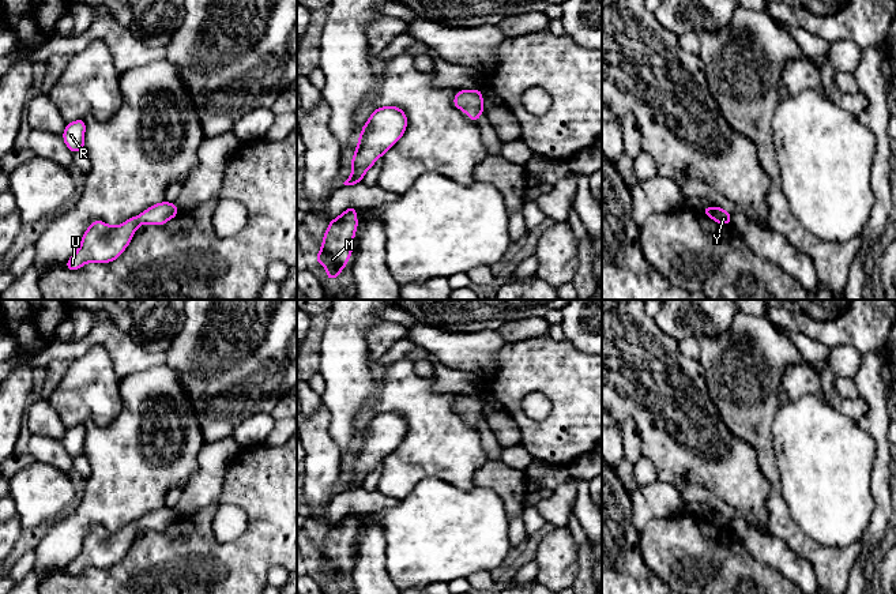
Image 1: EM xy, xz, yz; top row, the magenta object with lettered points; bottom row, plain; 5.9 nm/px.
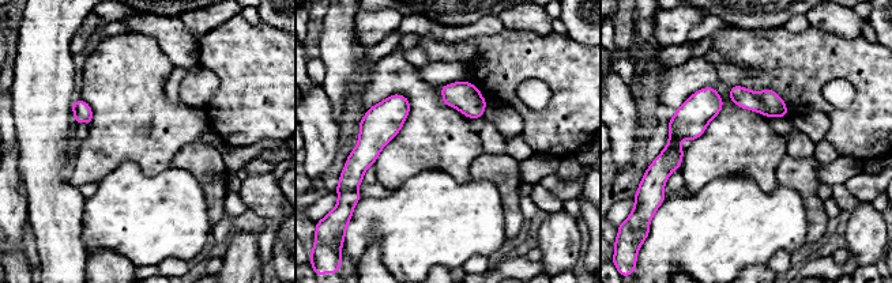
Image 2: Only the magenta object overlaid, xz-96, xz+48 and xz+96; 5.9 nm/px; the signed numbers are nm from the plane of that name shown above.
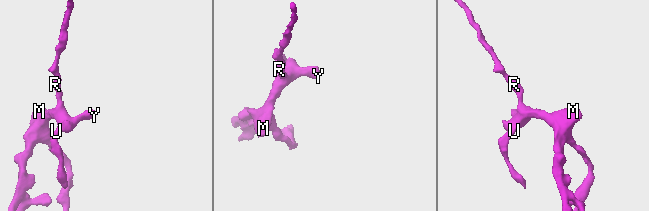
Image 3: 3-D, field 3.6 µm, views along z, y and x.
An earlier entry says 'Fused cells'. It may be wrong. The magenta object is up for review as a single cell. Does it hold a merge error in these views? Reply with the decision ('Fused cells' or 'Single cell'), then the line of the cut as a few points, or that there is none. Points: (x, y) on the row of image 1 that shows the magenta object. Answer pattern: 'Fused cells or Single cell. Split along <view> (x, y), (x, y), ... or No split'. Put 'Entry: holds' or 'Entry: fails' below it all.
Single cell. No split
Entry: fails

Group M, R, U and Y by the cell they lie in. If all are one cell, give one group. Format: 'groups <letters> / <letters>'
groups M R U Y

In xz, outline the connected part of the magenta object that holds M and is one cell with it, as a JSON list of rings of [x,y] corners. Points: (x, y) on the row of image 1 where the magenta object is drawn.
[[[349,207],[338,218],[332,219],[324,233],[323,245],[315,257],[327,271],[325,281],[339,278],[353,253],[353,240],[357,232],[357,207]]]

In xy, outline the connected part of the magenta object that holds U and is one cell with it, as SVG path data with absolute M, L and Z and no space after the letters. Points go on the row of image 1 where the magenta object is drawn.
M165 200L148 207L144 213L129 218L118 226L109 226L103 221L93 221L82 237L79 249L69 257L65 266L71 271L76 271L86 263L113 262L128 247L140 225L165 225L177 214L177 206Z

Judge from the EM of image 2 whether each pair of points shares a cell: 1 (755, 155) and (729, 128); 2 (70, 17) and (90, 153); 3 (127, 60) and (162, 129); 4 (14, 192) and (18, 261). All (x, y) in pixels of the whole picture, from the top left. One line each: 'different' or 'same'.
1: same
2: different
3: same
4: same

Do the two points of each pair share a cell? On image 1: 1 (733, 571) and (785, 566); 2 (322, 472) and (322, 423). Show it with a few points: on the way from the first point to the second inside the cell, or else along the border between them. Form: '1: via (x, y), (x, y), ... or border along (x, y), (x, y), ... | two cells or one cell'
1: border along (742, 555), (752, 556), (776, 568), (789, 579) | two cells
2: via (322, 459), (322, 435) | one cell

